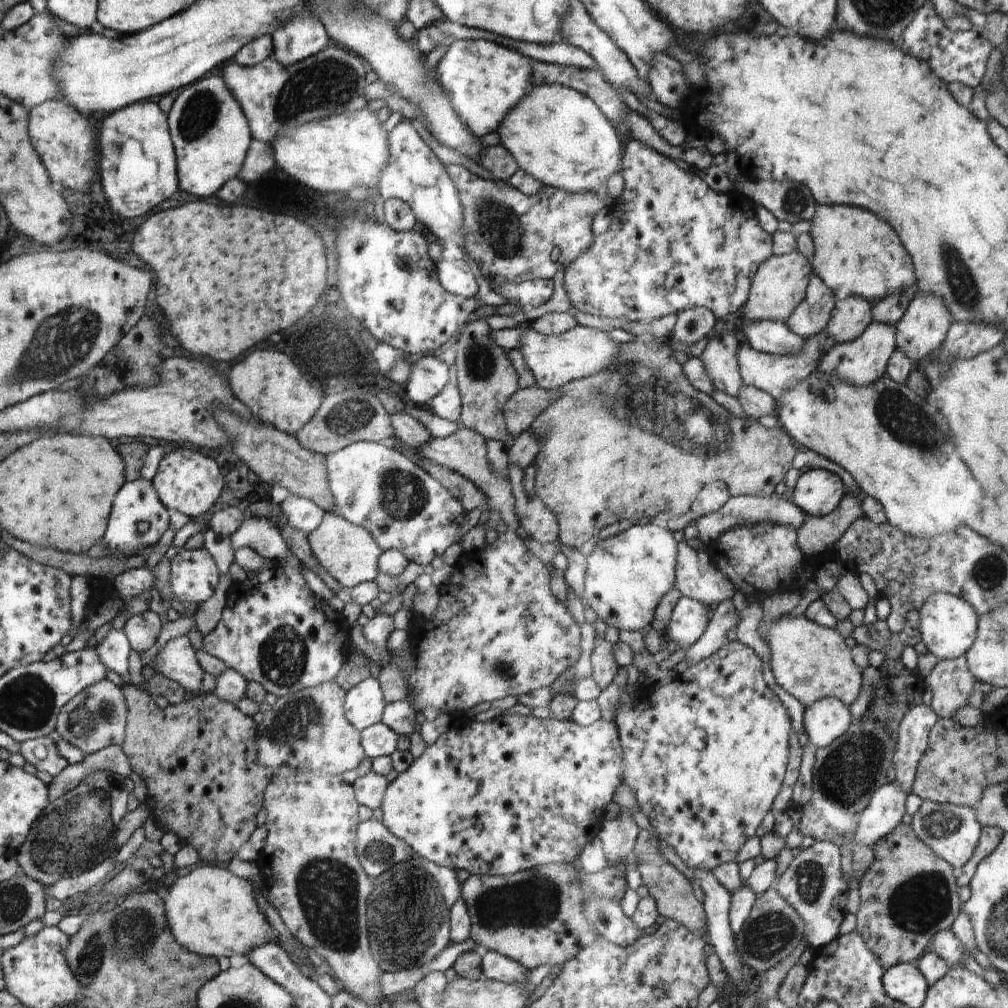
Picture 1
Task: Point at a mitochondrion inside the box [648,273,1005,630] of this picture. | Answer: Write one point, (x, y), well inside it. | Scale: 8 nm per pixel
(902, 417)

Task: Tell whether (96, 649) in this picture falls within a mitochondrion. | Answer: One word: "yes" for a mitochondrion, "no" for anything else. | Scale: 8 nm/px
no

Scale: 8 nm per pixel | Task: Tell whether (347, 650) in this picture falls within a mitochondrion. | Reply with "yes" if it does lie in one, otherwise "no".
no

